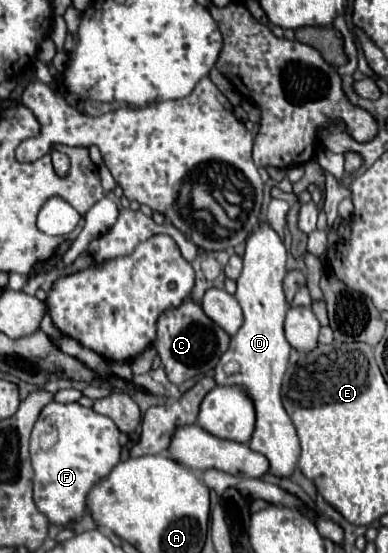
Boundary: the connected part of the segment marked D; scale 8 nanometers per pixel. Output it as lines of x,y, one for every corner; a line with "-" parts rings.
263,221
255,229
245,245
243,271
237,279
237,301
243,309
245,321
235,337
231,337
229,349
223,353
215,367
217,385
245,385
257,407
257,423
249,447
265,455
271,463
269,473
289,477
297,467
301,453
295,427
281,403
281,379
289,363
289,343
285,339
284,321
287,301
283,290
283,277
287,273
287,249
273,227

